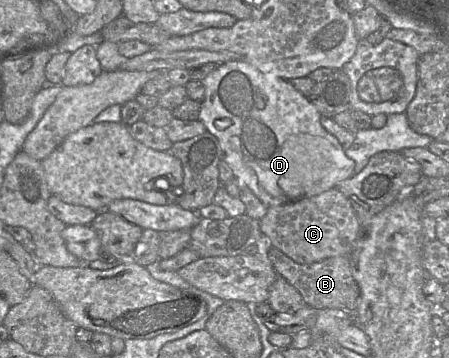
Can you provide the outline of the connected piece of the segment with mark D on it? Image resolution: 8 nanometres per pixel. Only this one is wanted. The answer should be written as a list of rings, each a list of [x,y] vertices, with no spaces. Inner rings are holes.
[[[239,59],[218,65],[202,83],[205,95],[199,120],[218,139],[223,160],[233,171],[234,178],[246,185],[267,207],[316,196],[355,175],[355,162],[347,157],[338,139],[323,128],[320,112],[289,80],[263,73]]]

